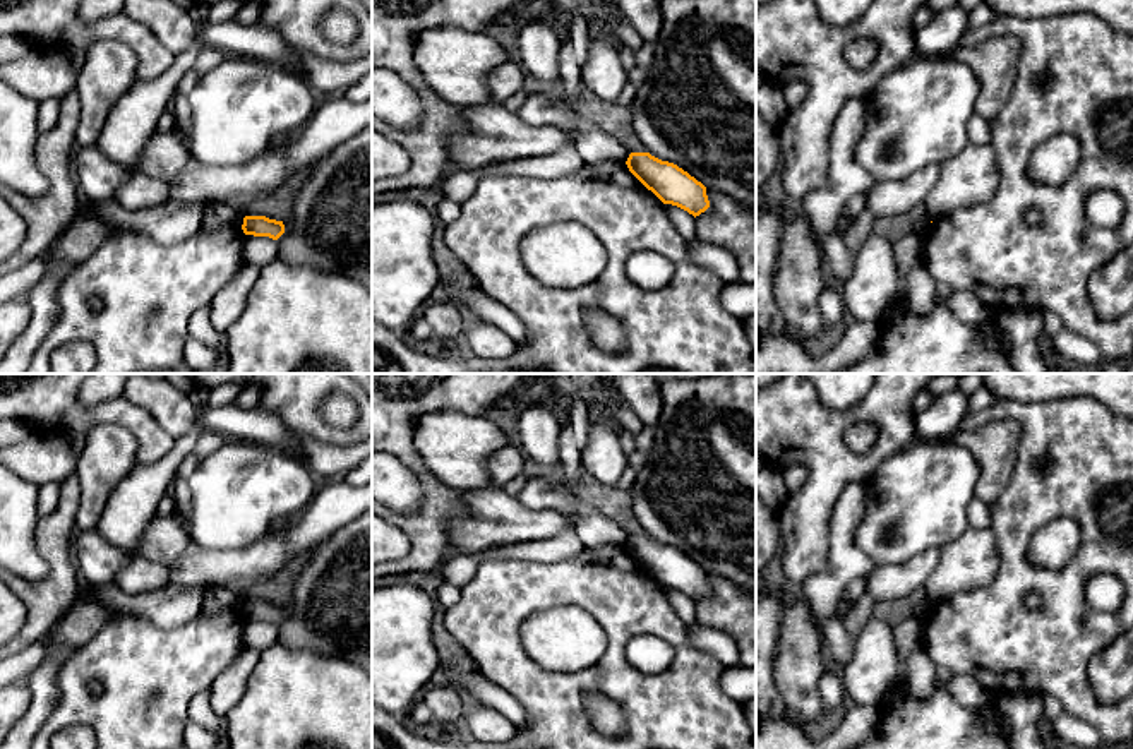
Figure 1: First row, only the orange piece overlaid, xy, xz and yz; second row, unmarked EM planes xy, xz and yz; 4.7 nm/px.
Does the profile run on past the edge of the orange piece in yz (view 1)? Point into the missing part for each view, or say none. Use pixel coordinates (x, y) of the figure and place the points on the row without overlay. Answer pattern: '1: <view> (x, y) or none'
1: none

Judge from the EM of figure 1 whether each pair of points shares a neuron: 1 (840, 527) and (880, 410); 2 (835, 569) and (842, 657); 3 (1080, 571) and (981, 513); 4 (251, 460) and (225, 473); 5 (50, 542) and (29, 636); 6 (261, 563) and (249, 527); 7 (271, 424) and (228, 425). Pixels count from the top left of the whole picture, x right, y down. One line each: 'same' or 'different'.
1: different
2: same
3: different
4: same
5: same
6: different
7: same

